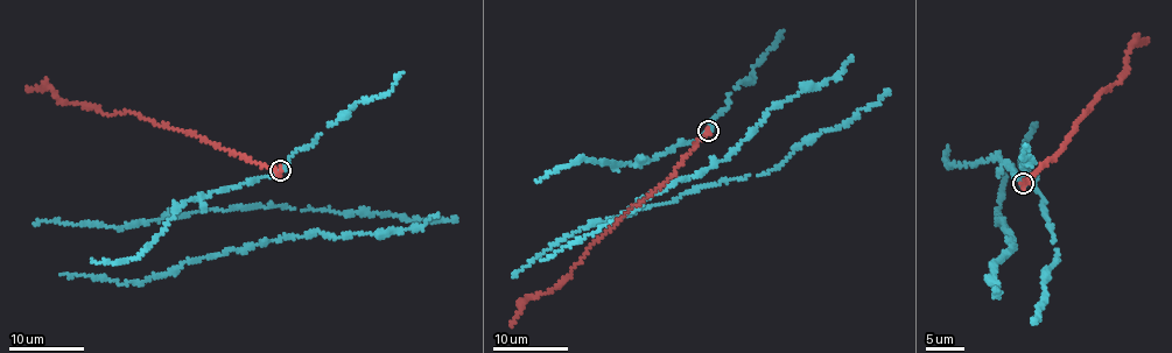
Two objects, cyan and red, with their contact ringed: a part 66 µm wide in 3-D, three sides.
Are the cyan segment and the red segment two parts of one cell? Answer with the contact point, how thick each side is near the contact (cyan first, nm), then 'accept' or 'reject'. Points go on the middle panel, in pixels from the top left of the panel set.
(708, 131) | 280/220 nm | reject

